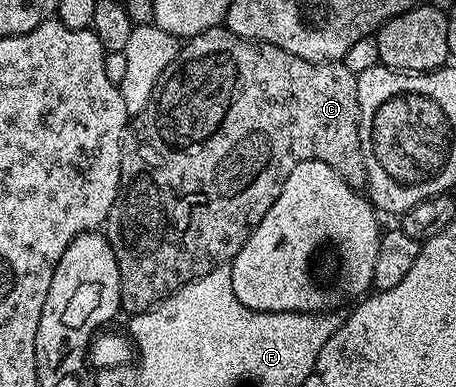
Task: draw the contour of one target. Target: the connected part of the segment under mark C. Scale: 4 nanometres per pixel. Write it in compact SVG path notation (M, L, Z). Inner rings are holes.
M224 27L208 29L188 38L180 46L174 61L162 71L147 107L131 117L125 131L125 140L121 143L121 186L103 226L105 238L115 251L115 263L119 267L121 309L127 311L126 314L129 315L146 313L164 297L171 296L174 291L191 283L195 278L207 275L212 269L222 268L226 263L232 262L243 247L243 243L247 243L247 239L263 219L263 215L267 215L275 199L279 199L283 183L287 183L287 175L291 175L291 171L295 171L295 167L304 161L327 163L354 191L366 188L365 164L359 139L357 74L352 73L341 61L299 59L299 55L291 55L291 51L283 51L283 47L275 47L266 41L252 41L240 37Z

